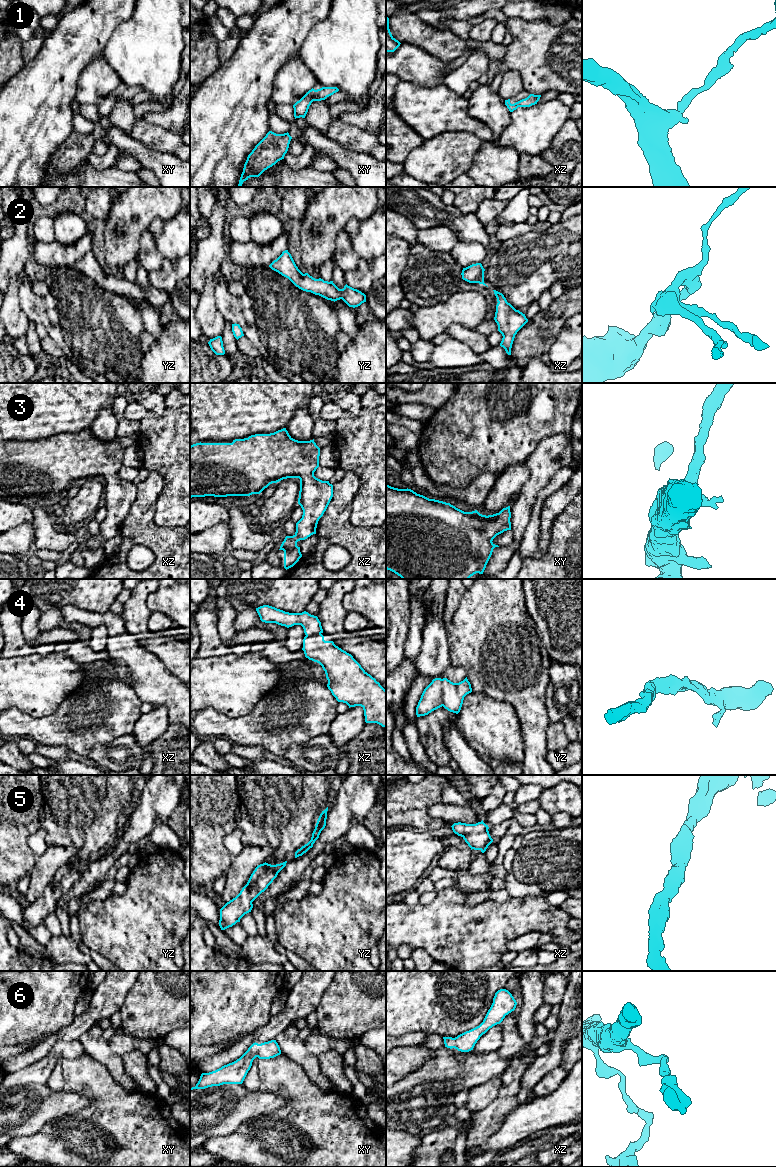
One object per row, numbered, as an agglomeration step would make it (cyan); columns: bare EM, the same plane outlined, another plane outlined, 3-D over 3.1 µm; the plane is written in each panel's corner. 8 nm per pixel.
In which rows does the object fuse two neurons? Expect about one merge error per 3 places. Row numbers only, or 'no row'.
no row

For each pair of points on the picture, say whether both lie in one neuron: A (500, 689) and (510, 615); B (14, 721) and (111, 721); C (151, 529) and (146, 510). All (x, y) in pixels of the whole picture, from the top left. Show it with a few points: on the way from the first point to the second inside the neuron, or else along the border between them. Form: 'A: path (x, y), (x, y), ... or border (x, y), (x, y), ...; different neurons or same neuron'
A: path (500, 671), (500, 633); same neuron
B: path (38, 725), (61, 725), (73, 718), (87, 718); same neuron
C: path (146, 524), (146, 515); same neuron

